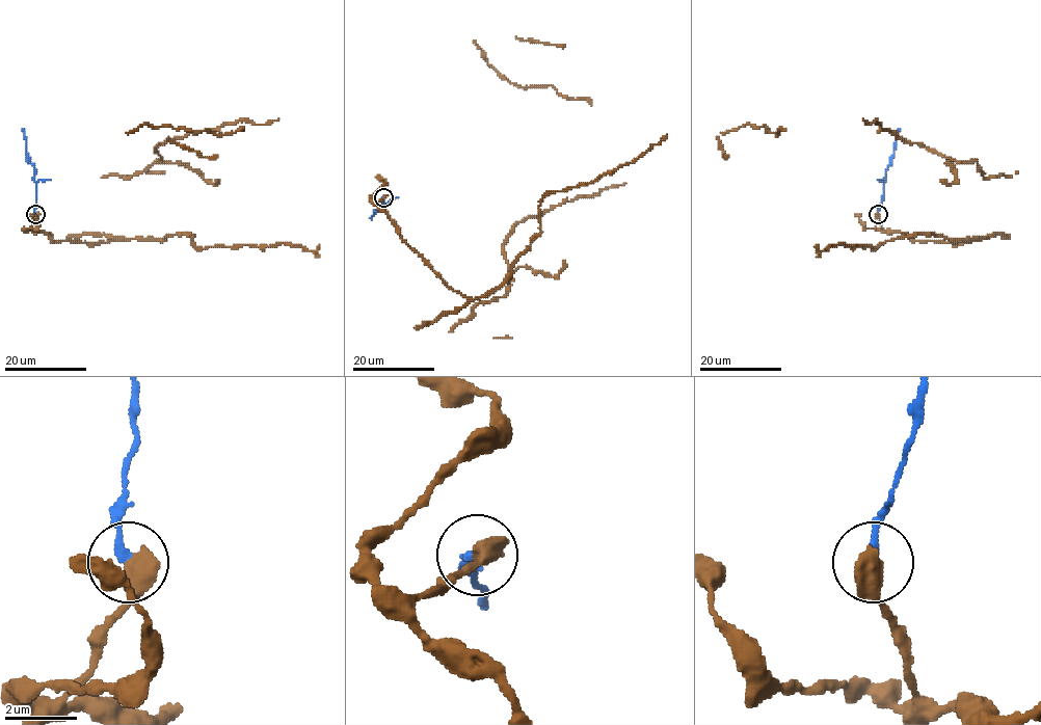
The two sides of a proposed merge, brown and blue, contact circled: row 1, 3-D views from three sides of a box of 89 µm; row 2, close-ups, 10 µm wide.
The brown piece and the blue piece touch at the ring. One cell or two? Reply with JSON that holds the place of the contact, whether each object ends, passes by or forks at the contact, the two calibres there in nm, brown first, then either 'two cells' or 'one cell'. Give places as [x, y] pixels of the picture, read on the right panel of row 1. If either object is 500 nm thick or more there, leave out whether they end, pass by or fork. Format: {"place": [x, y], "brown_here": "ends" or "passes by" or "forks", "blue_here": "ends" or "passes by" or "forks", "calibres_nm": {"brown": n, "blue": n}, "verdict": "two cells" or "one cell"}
{"place": [878, 214], "calibres_nm": {"brown": 650, "blue": 200}, "verdict": "two cells"}

